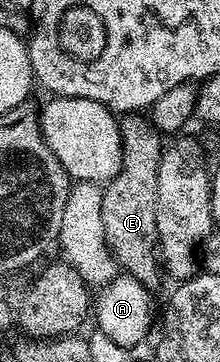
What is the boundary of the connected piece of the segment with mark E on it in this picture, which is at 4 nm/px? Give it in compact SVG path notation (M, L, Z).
M127 112L119 119L122 131L122 165L120 170L105 181L102 188L104 234L110 255L125 275L134 276L144 285L154 286L160 276L160 257L156 251L156 178L164 151L163 133L154 129L149 115Z

